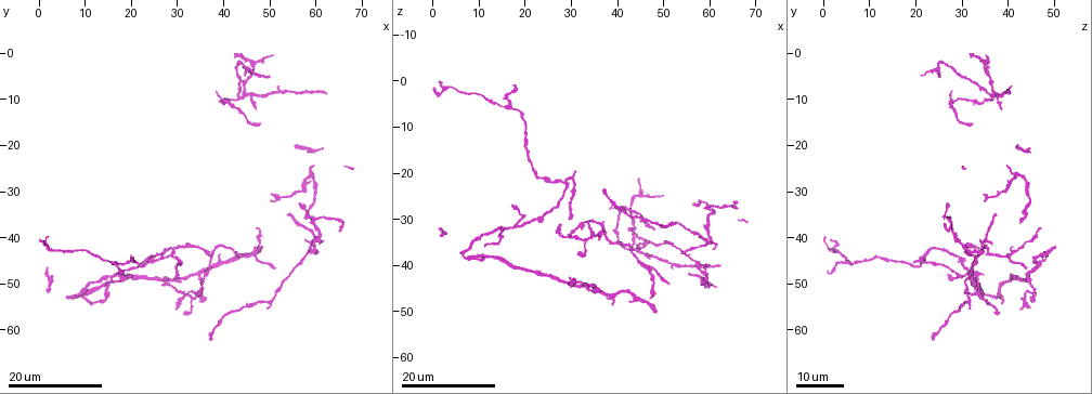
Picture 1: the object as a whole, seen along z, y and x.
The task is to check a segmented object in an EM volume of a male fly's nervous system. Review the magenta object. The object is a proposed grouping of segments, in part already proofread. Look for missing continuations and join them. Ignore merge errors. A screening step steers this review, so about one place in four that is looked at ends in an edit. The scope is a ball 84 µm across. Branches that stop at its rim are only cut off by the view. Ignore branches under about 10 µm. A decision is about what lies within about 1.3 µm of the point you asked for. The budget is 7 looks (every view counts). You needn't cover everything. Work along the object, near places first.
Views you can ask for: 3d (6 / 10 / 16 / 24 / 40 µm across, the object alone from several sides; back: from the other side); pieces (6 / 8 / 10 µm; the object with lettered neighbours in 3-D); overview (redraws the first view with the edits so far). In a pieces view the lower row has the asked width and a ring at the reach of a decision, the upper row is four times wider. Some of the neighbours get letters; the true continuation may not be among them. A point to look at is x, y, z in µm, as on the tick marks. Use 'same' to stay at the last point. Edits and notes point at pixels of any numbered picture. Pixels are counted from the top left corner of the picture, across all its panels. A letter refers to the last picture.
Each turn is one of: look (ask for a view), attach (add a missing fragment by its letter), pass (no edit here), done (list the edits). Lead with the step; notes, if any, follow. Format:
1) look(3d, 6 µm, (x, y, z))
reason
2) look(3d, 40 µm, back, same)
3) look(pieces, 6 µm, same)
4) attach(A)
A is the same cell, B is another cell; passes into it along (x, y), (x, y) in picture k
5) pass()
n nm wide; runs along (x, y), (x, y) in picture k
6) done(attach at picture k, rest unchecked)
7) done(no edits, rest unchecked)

look(3d, 24 µm, (54.0, 35.0, 37.0))
free end

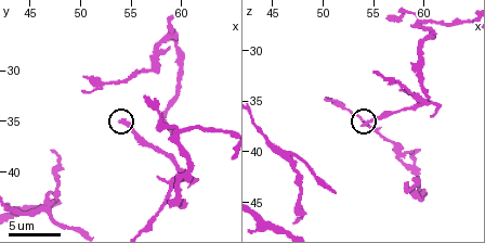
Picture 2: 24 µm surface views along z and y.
look(pieces, 8 µm, (53.8, 35.0, 37.2))

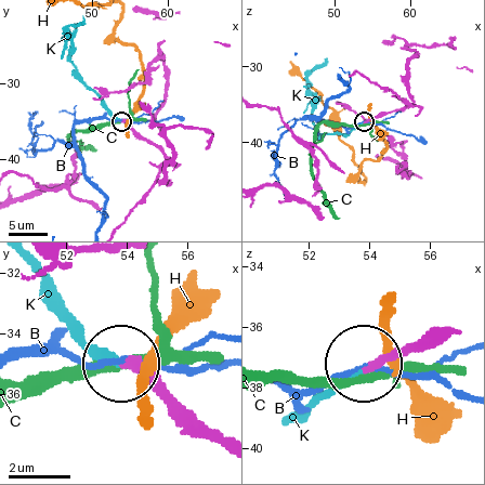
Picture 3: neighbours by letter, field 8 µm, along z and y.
attach(K)
K is the same cell, B, C and H are other cells; passes into it along (428, 332), (351, 374), (312, 407) in picture 3; it goes on there

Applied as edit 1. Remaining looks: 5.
look(3d, 24 µm, (47.0, 12.0, 38.0))
free end

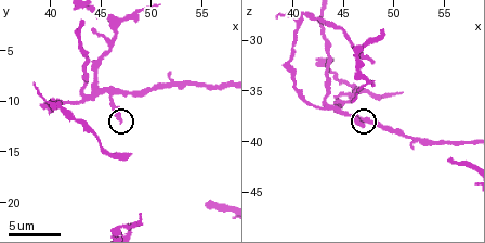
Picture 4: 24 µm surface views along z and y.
look(pieces, 8 µm, (46.8, 12.2, 38.4))

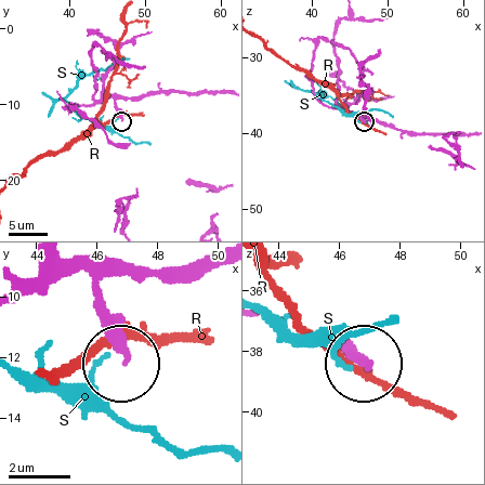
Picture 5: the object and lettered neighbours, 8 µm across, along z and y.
pass()
R and S are other cells; no lettered fragment goes on from it

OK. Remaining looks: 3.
look(3d, 16 µm, (51.0, 1.0, 35.0))
an open end

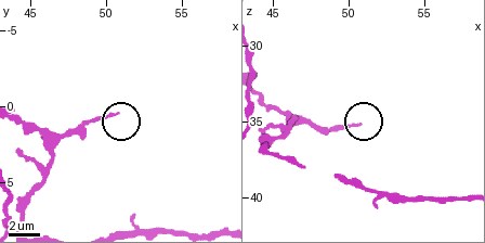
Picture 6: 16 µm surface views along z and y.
look(pieces, 10 µm, (50.6, 0.4, 35.2))

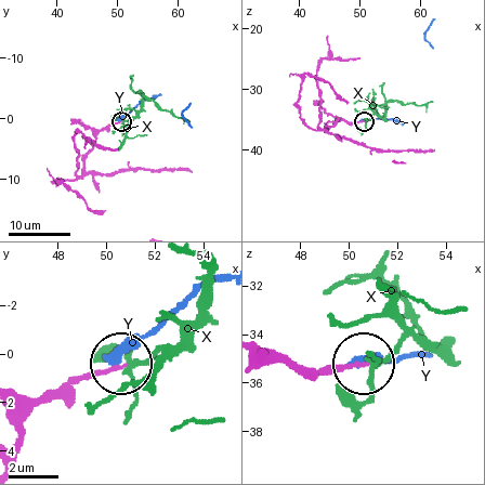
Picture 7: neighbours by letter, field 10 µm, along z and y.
pass()
150 nm wide; X and Y are other cells; runs along (18, 441), (33, 409), (118, 368) in picture 7; none of them fits

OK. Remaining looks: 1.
done(attach at picture 3, rest unchecked)

